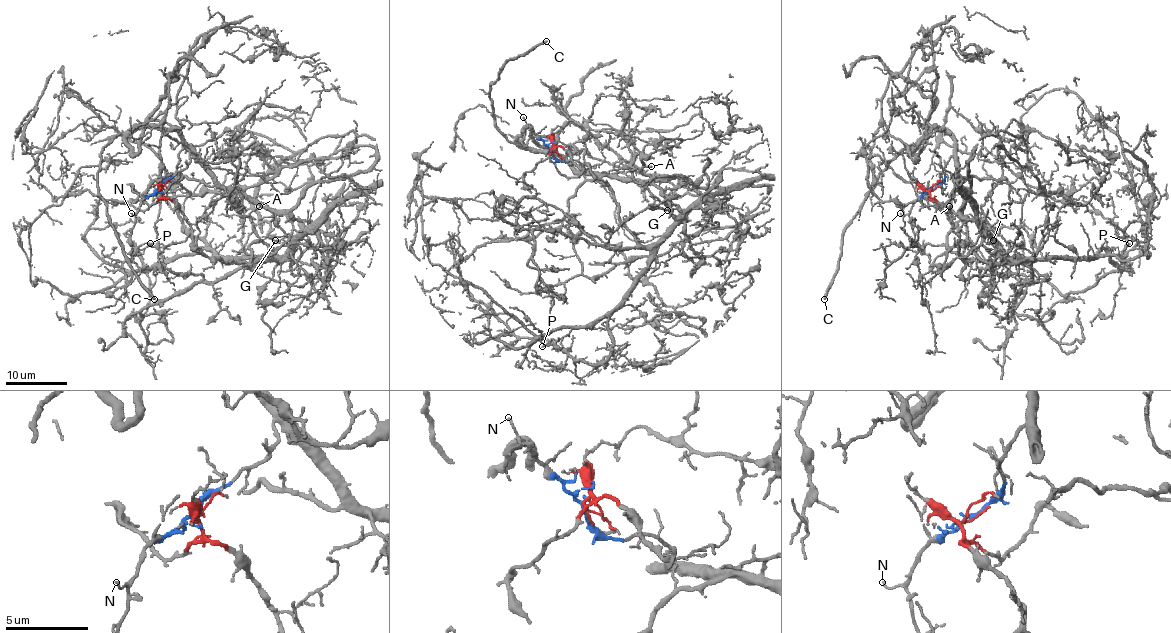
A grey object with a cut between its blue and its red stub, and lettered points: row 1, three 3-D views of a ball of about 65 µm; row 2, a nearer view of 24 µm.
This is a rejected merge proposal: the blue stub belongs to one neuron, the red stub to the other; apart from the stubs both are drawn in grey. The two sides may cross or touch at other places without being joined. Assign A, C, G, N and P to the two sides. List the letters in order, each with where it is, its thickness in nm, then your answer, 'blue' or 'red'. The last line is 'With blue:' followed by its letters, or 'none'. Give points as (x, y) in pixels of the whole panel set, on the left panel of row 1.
A: at (259, 206); 110 nm thick; blue
C: at (154, 299); 320 nm thick; blue
G: at (275, 240); 140 nm thick; red
N: at (131, 213); 90 nm thick; blue
P: at (150, 243); 70 nm thick; red
With blue: A, C, N

